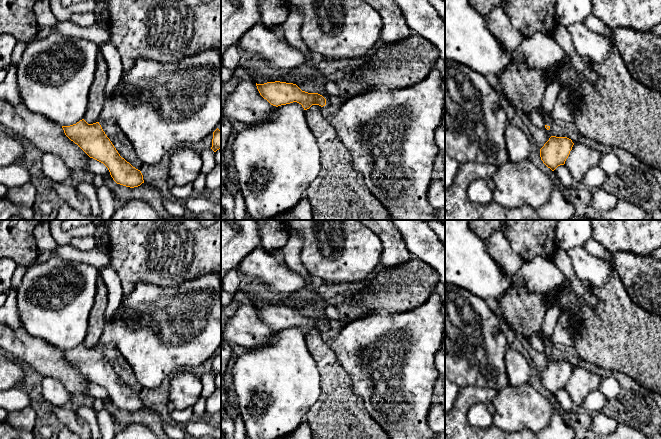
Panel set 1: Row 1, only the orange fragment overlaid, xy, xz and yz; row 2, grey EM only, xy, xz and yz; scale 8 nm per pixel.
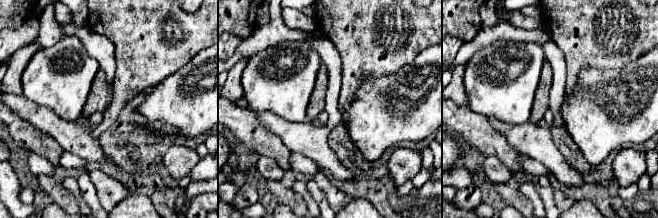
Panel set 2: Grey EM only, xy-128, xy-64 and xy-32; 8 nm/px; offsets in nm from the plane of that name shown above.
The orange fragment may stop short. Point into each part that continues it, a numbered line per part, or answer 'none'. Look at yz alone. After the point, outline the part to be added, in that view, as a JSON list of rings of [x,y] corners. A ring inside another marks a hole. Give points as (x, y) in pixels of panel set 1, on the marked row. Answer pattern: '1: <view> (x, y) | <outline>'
1: yz (552, 90) | [[[550,79],[547,81],[547,87],[545,90],[545,97],[543,99],[543,104],[541,110],[546,113],[544,116],[545,125],[550,126],[553,122],[549,113],[554,107],[557,96],[560,91],[561,82],[556,79]]]

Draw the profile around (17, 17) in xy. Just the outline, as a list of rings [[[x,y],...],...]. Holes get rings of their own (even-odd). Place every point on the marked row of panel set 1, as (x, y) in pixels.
[[[0,0],[0,35],[9,34],[18,42],[35,37],[39,25],[34,12],[38,0]]]

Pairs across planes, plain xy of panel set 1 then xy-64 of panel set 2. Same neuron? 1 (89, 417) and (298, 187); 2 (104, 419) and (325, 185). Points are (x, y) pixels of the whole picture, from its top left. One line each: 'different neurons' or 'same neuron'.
1: same neuron
2: different neurons

